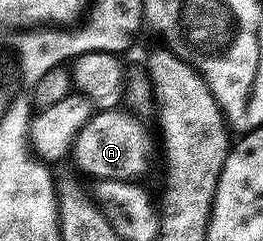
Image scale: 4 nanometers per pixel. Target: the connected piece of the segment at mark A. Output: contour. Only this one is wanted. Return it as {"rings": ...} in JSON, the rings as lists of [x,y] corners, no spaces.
{"rings":[[[98,110],[74,136],[72,157],[79,168],[98,180],[138,182],[150,168],[150,136],[130,112]]]}

